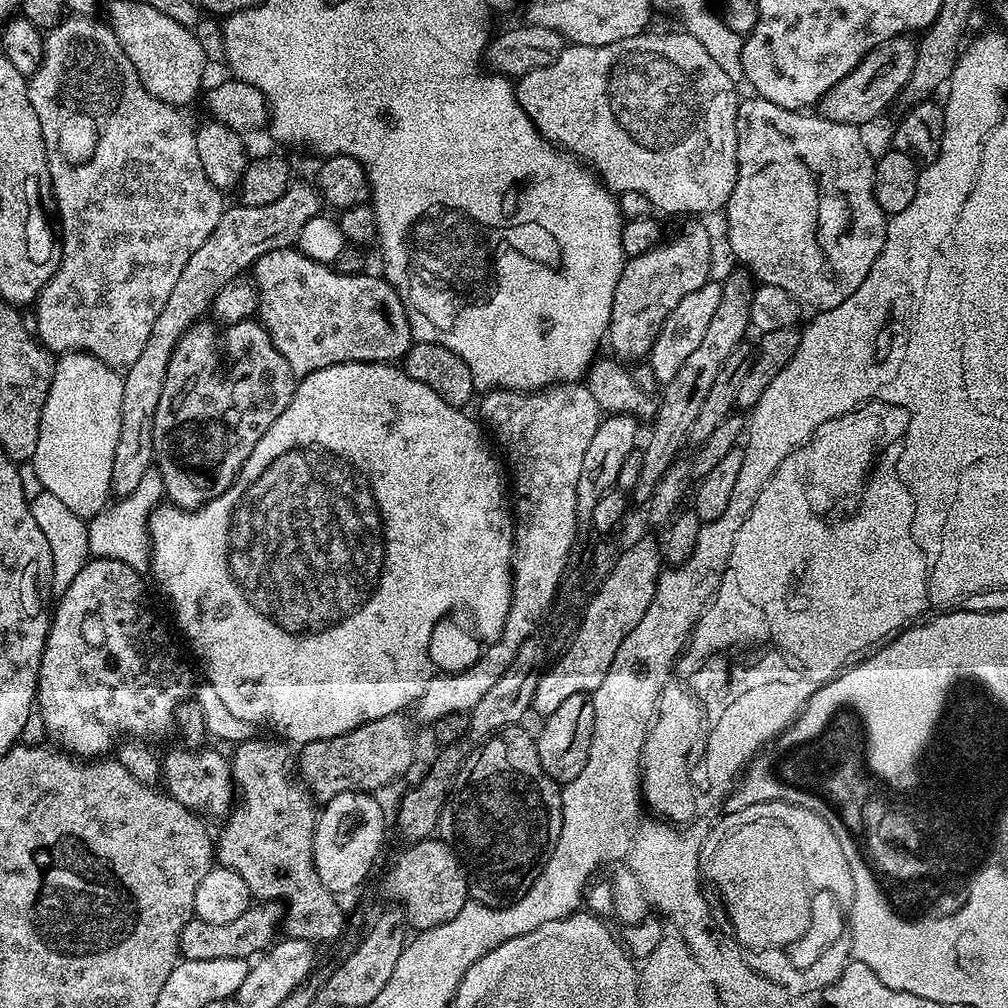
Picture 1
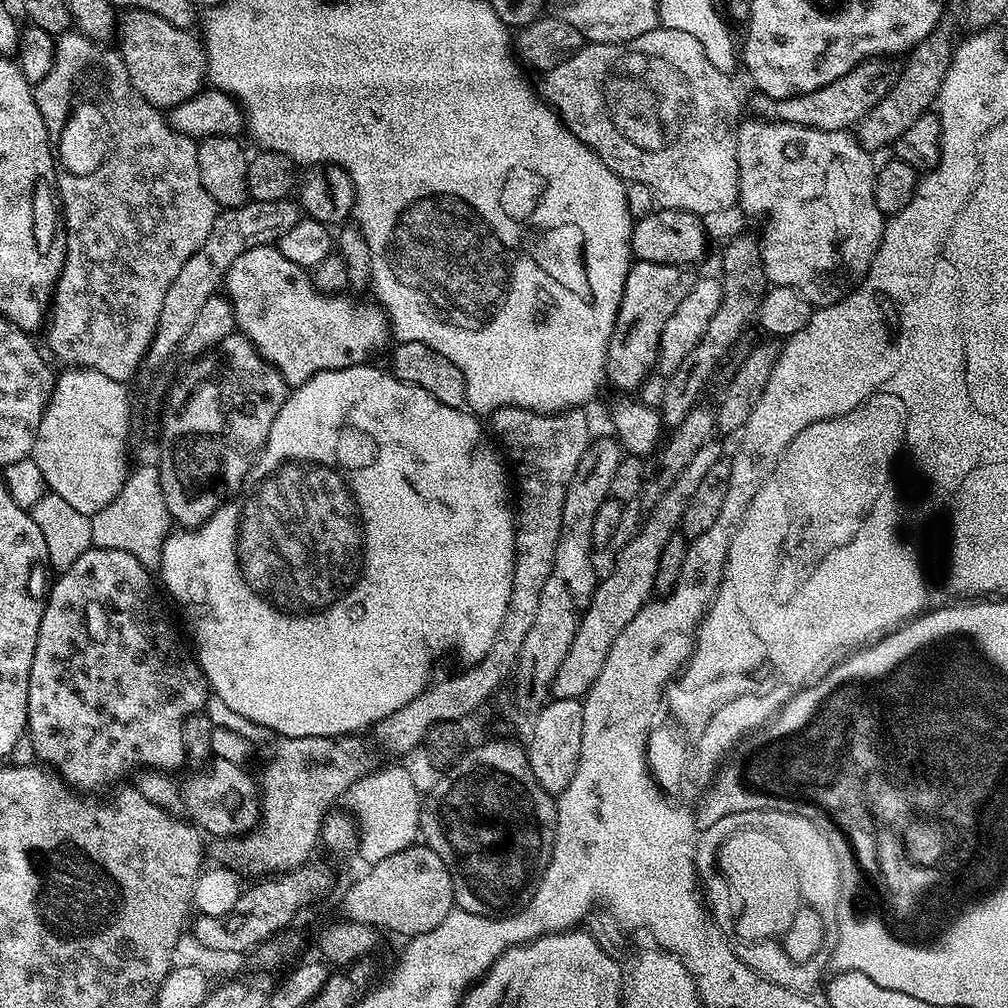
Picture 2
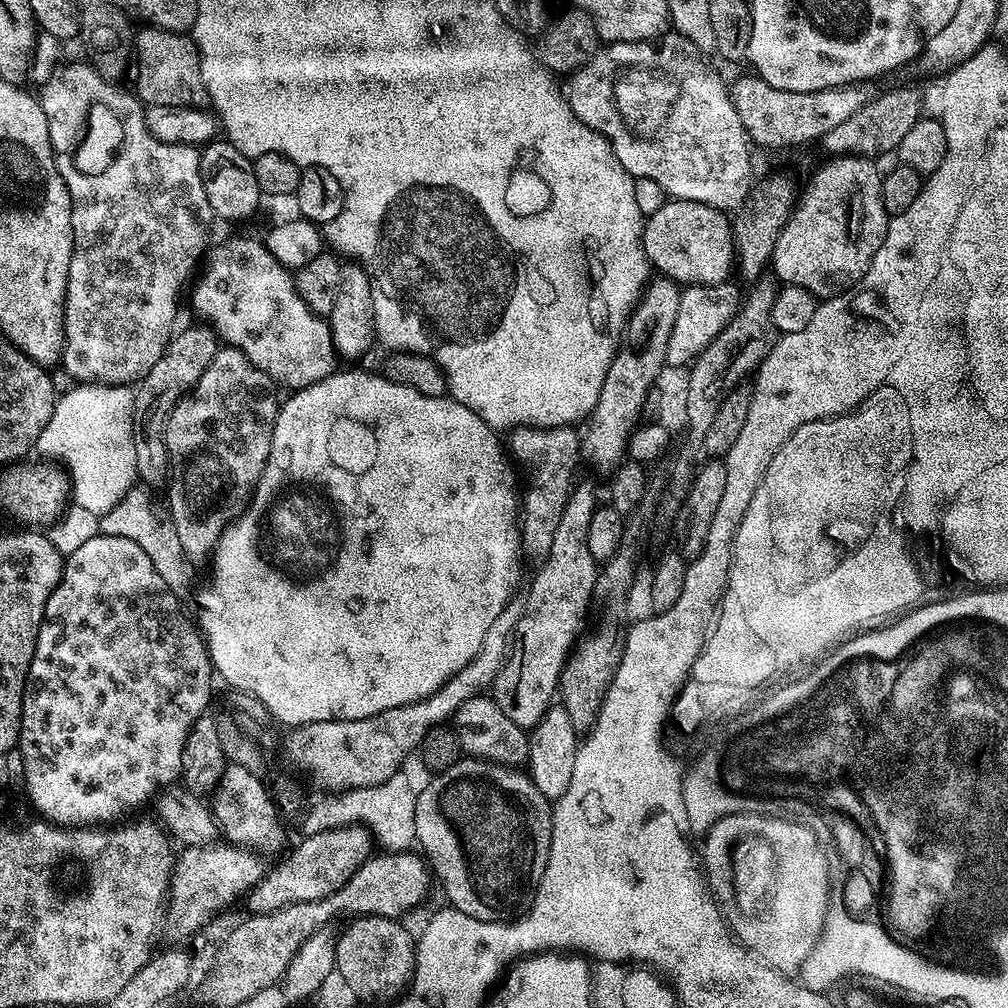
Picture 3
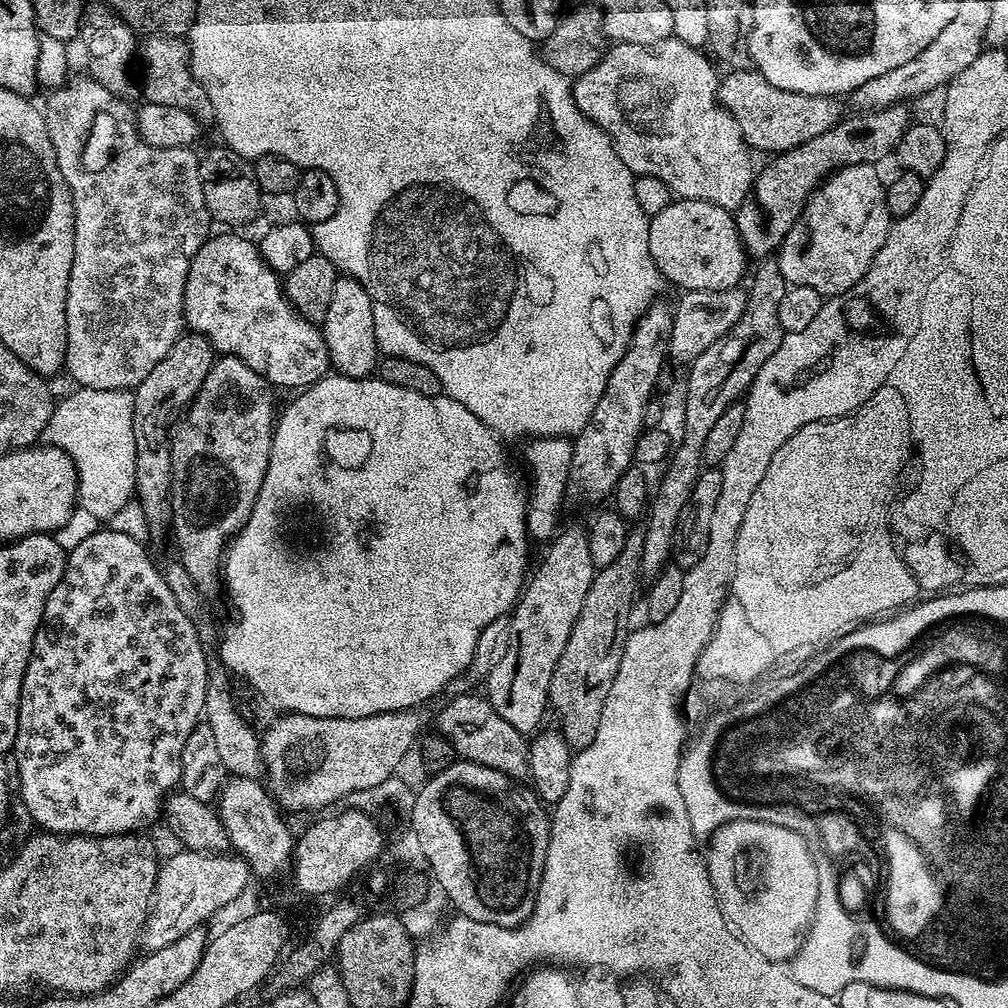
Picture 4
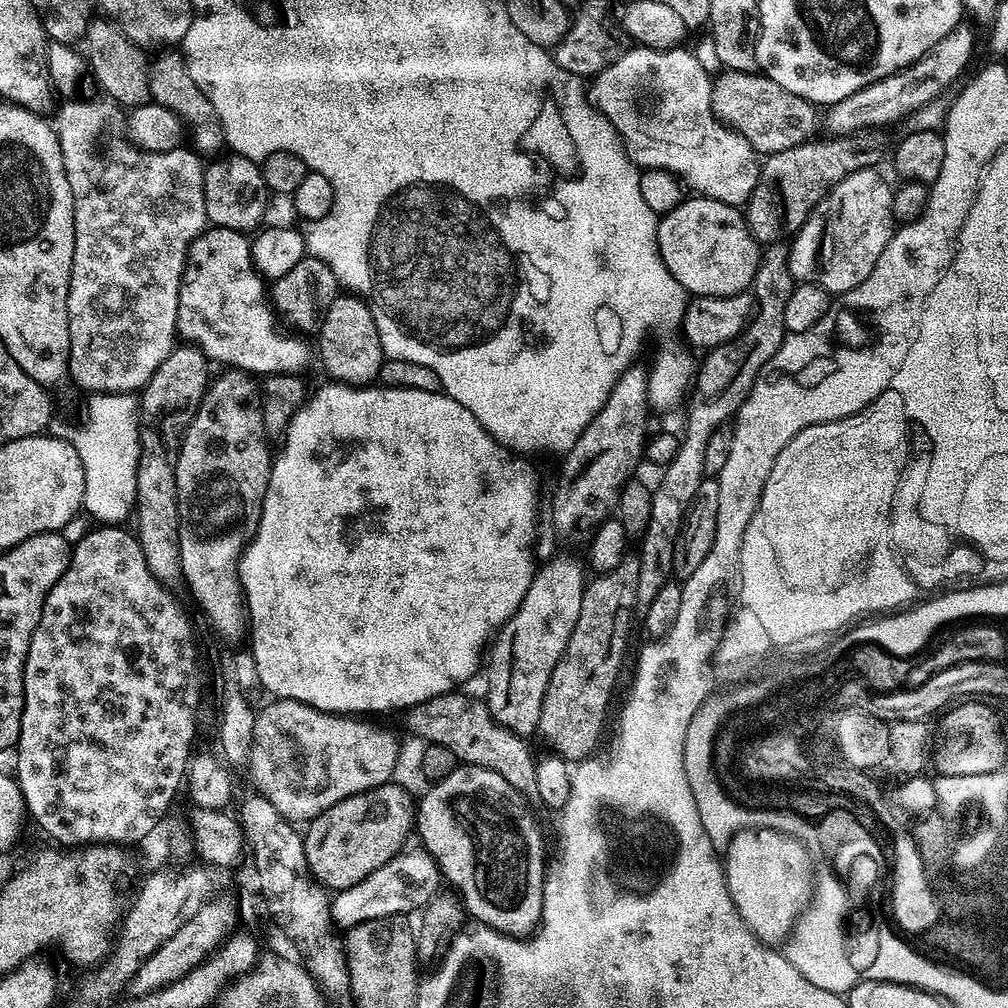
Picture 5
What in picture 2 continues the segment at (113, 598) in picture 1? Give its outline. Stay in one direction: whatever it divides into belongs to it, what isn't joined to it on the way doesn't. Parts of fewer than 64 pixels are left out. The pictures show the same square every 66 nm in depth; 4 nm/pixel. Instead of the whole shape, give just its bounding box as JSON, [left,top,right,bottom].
[26,546,210,794]

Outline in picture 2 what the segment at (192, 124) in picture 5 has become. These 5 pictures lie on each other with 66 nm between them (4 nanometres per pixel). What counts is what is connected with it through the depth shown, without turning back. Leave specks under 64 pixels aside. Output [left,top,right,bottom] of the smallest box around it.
[118,8,209,106]

